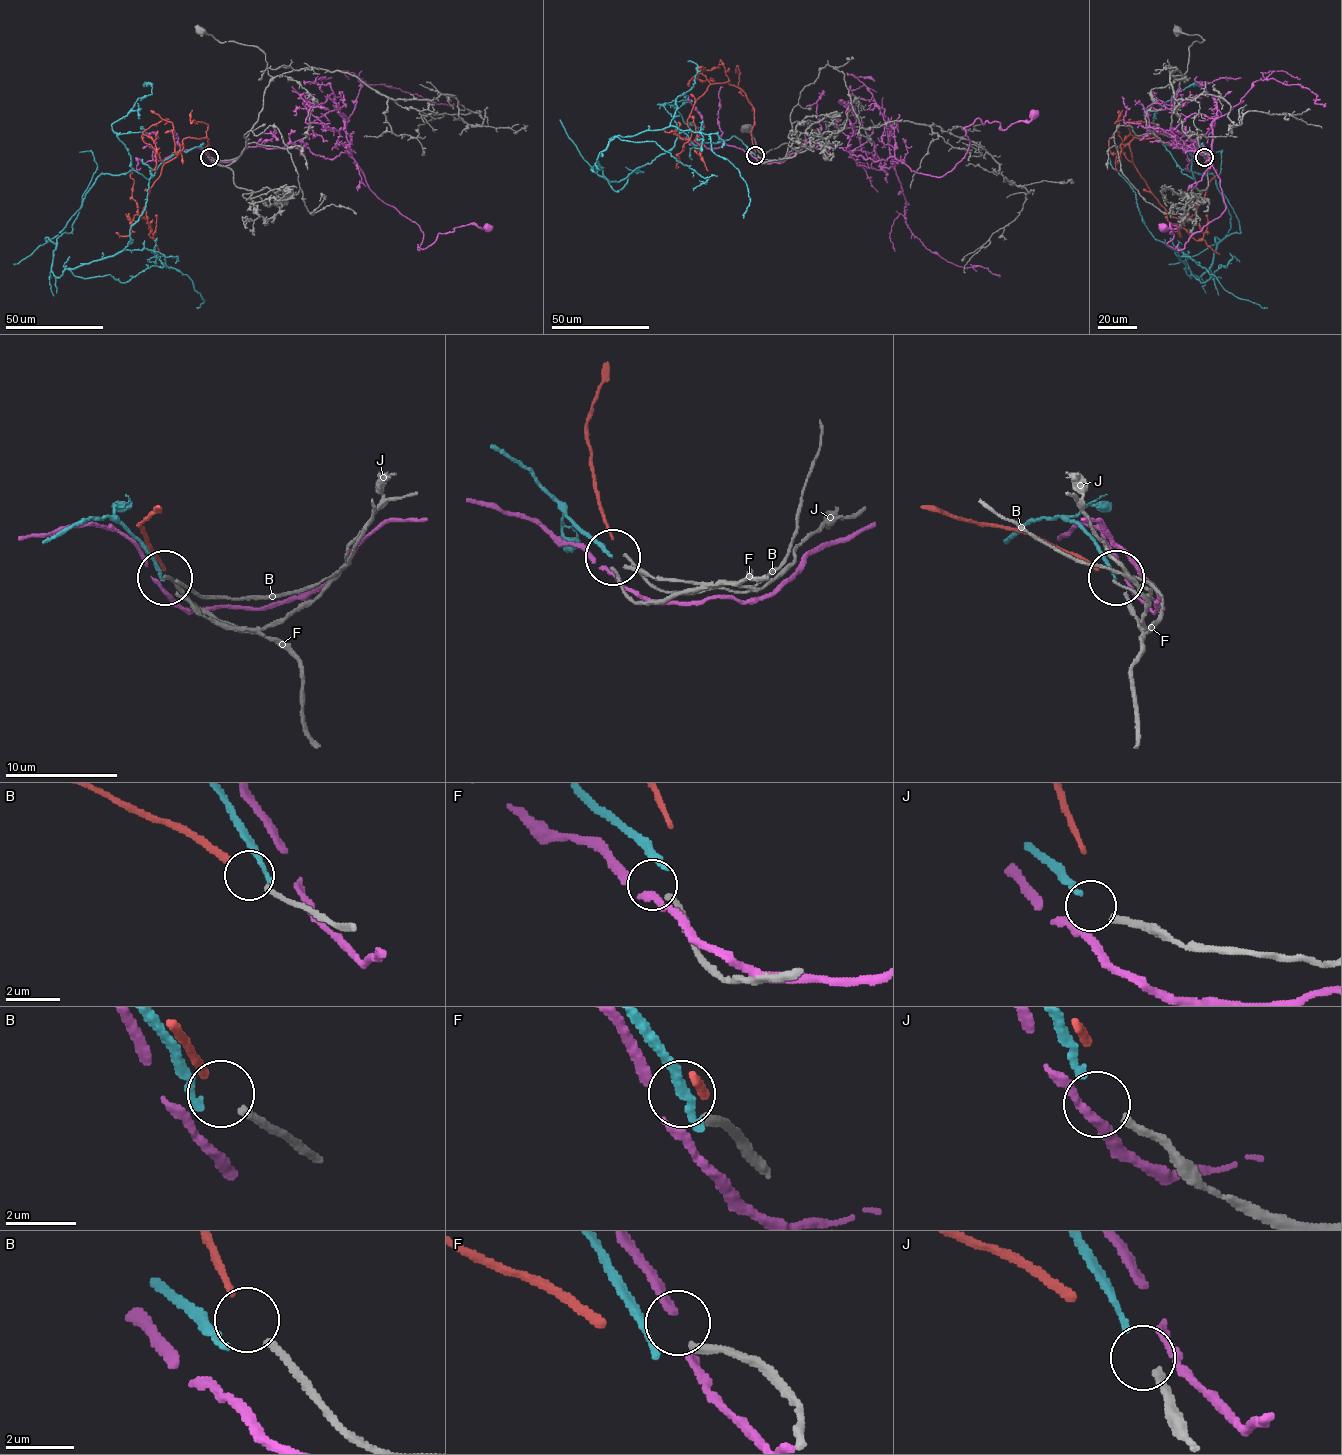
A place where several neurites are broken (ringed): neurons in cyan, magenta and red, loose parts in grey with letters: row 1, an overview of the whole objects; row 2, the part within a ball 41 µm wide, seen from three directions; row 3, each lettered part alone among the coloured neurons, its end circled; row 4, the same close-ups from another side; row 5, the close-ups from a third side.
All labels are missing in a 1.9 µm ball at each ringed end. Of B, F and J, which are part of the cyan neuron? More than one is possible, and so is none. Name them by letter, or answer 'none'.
J

